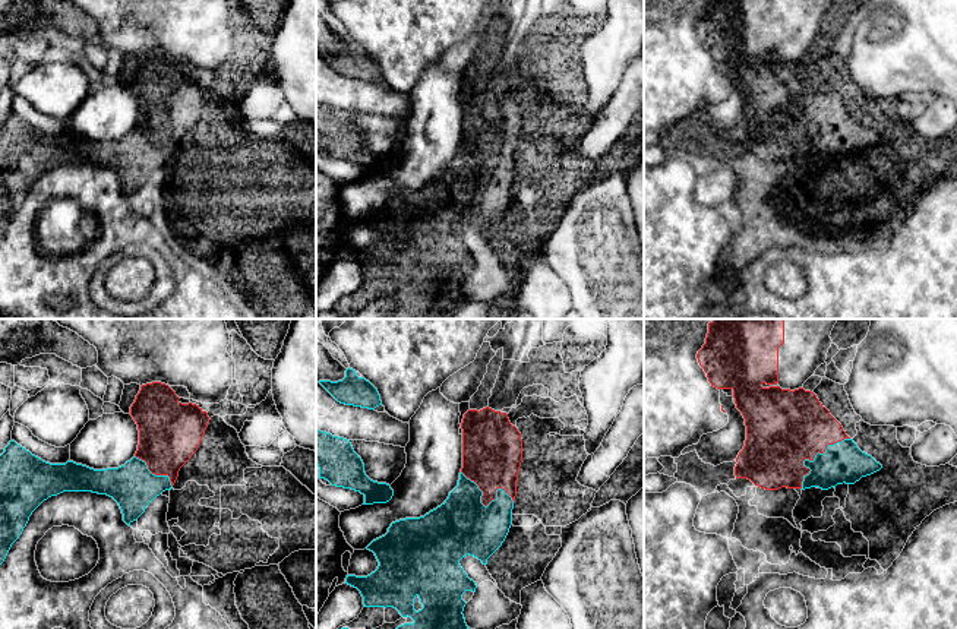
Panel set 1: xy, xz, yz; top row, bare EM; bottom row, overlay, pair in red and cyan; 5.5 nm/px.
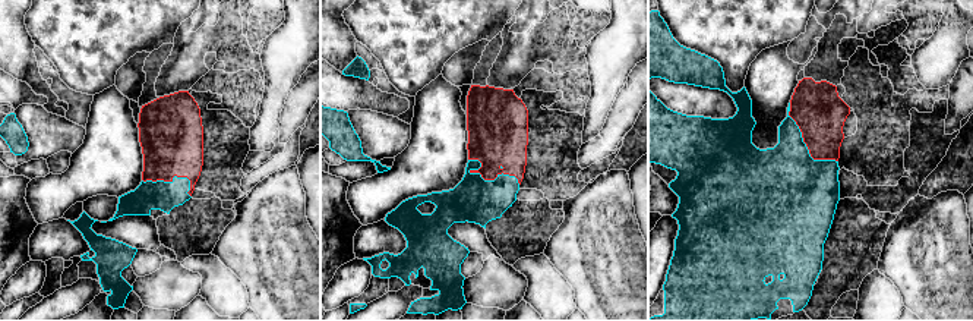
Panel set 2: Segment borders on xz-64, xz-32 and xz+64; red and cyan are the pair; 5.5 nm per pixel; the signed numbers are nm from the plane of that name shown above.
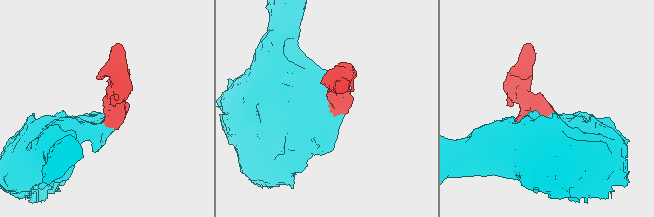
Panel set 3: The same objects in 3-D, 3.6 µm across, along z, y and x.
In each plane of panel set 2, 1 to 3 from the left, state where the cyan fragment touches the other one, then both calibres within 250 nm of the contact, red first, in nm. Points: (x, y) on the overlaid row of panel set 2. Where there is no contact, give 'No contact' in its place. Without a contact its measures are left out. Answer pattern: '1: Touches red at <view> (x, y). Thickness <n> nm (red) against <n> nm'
1: Touches red at xz-64 (174, 175). Thickness 360 nm (red) against 160 nm
2: Touches red at xz-32 (489, 179). Thickness 340 nm (red) against 260 nm
3: Touches red at xz+64 (804, 141). Thickness 280 nm (red) against 400 nm

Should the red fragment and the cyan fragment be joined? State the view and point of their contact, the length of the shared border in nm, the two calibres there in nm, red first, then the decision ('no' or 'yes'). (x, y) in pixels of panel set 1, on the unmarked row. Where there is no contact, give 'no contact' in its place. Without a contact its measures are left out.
yz (814, 129) | 380 nm | 420/220 nm | yes

